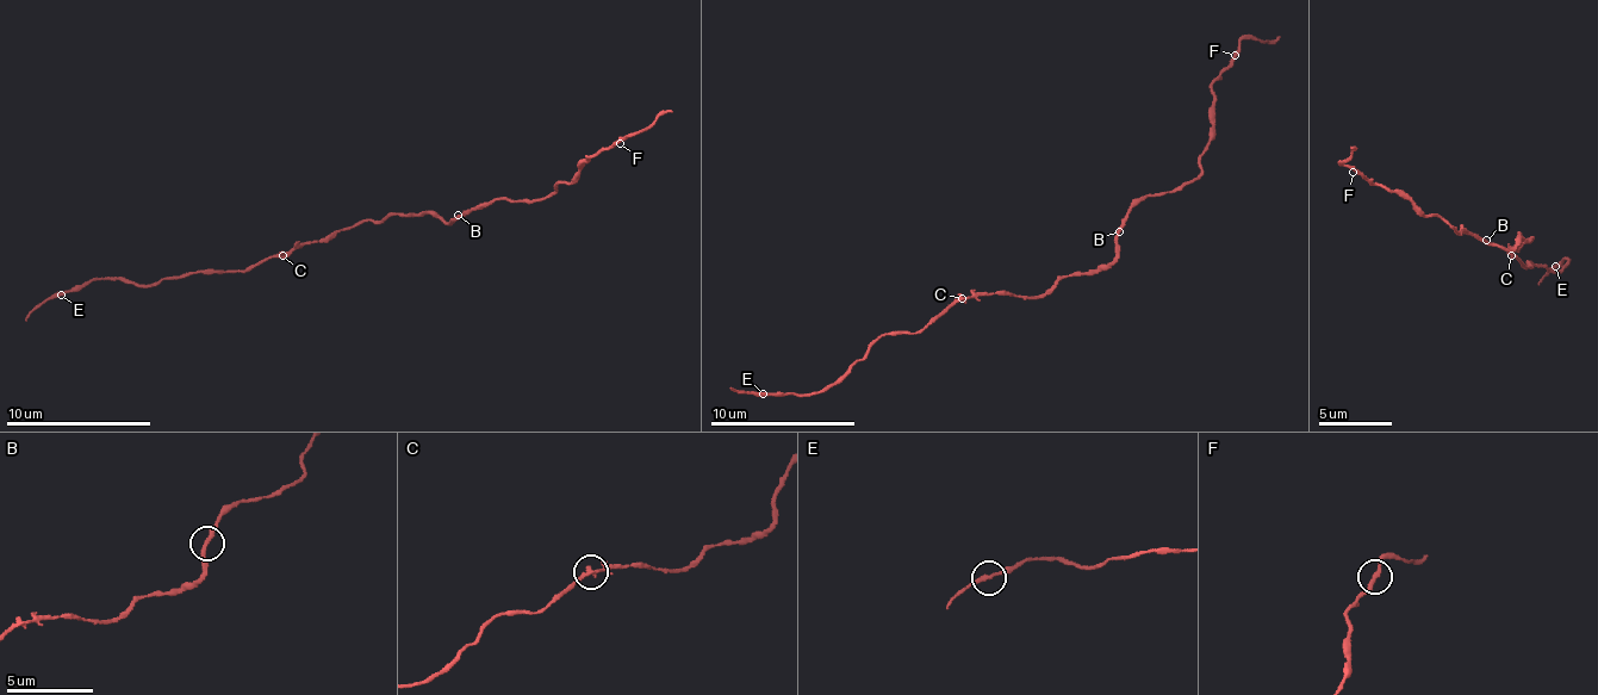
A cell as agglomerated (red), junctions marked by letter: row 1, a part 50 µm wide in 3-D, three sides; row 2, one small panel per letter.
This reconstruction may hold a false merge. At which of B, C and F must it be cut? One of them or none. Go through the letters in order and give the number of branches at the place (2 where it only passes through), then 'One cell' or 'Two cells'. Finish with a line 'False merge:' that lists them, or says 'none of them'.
B: Branches: 2. One cell
C: Branches: 2. One cell
F: Branches: 2. One cell
False merge: none of them

